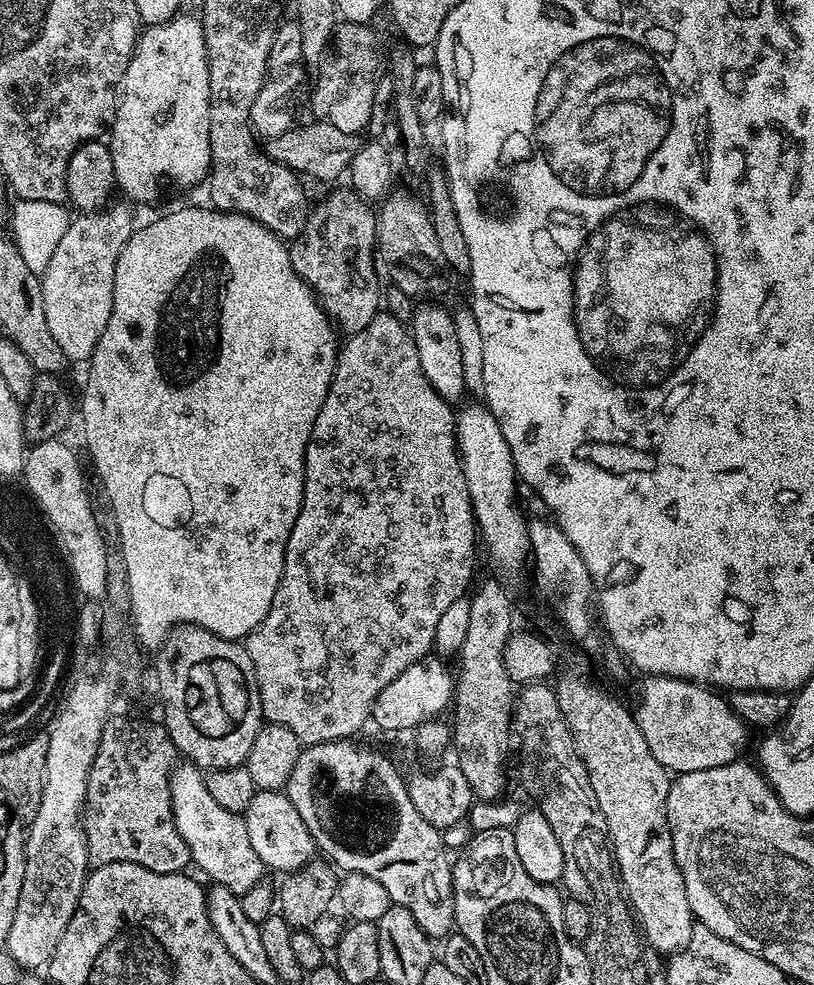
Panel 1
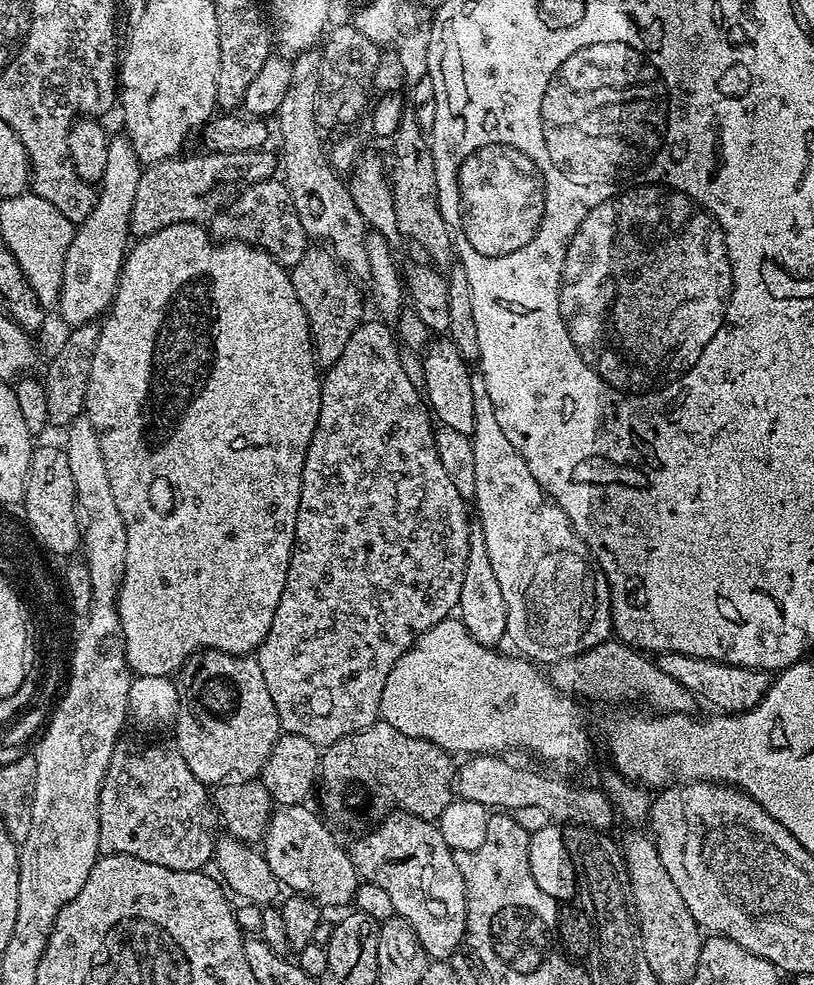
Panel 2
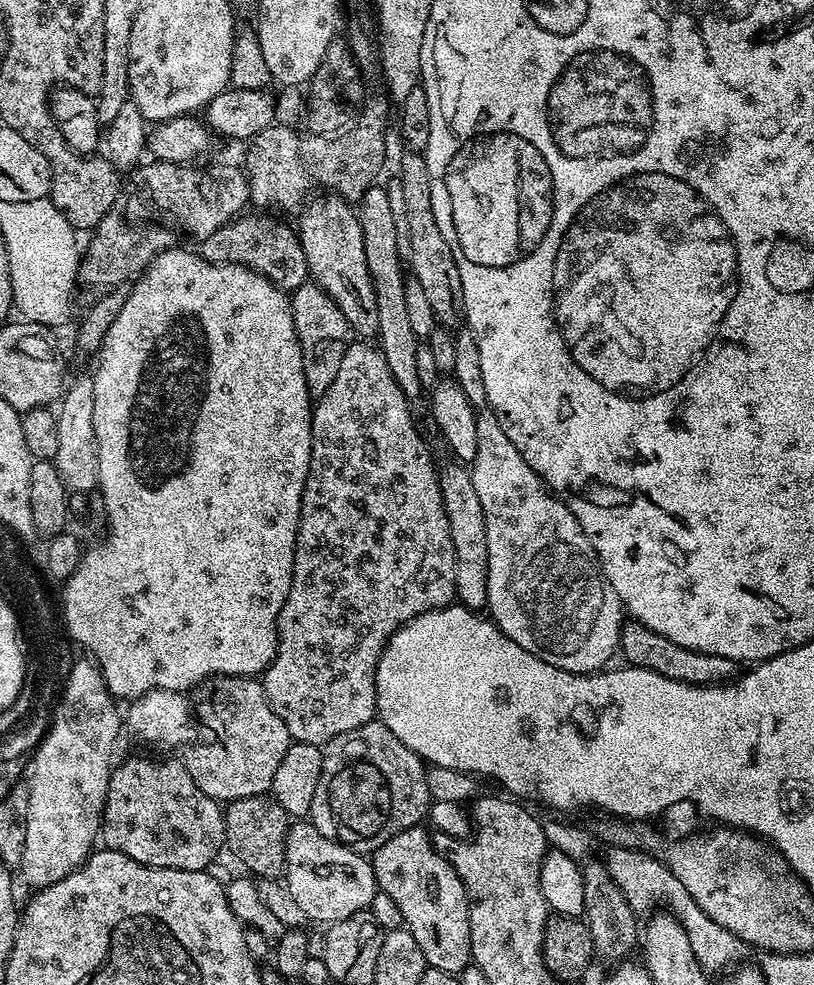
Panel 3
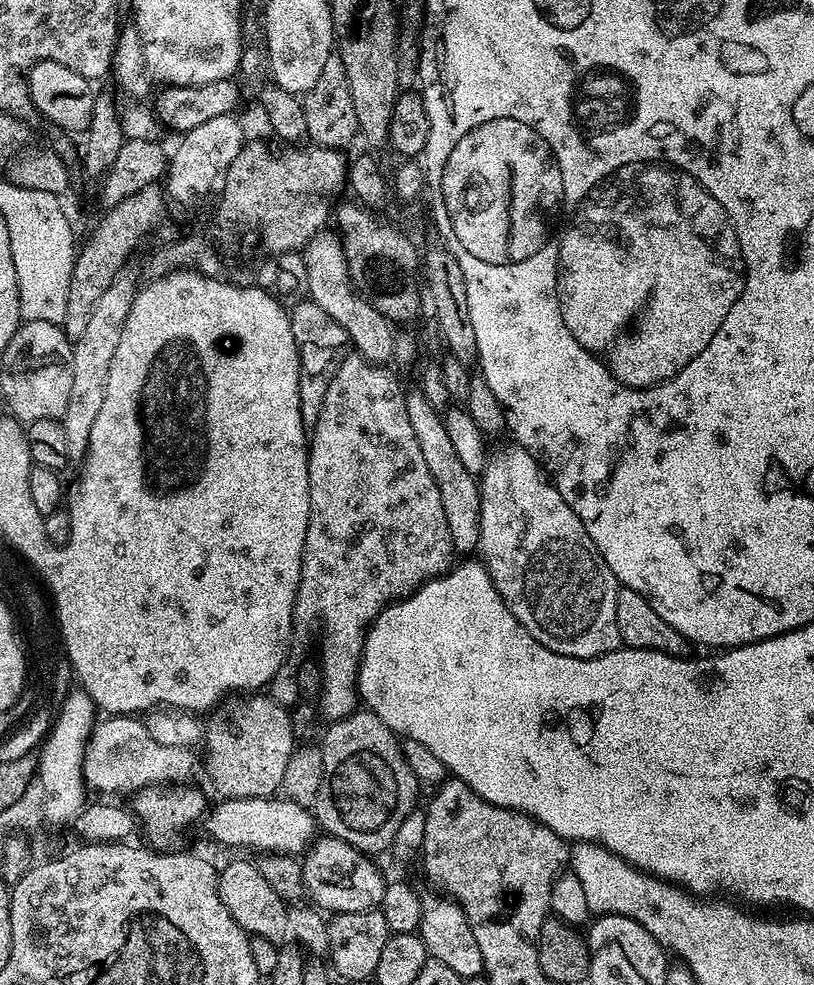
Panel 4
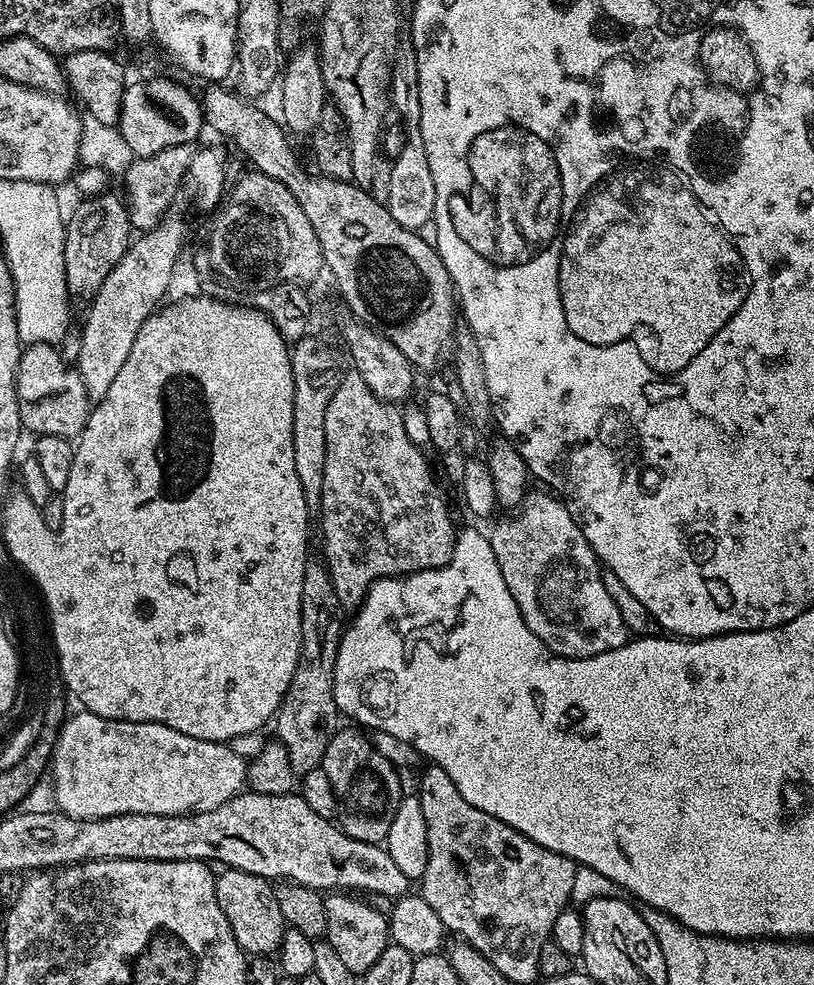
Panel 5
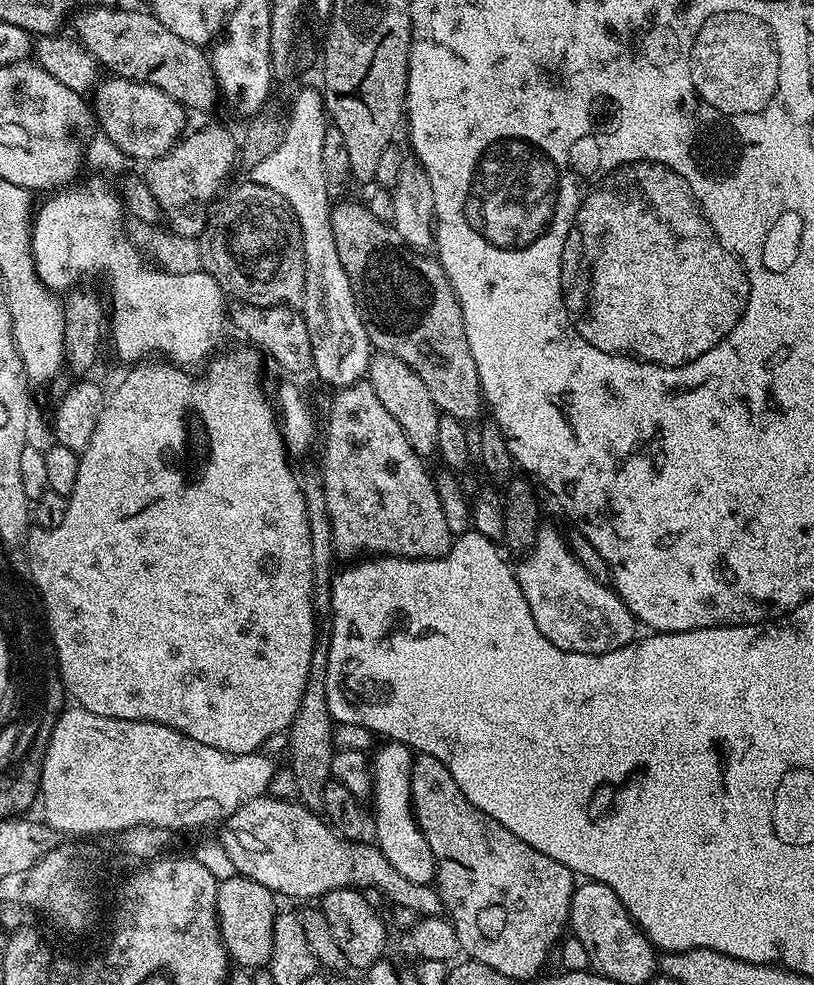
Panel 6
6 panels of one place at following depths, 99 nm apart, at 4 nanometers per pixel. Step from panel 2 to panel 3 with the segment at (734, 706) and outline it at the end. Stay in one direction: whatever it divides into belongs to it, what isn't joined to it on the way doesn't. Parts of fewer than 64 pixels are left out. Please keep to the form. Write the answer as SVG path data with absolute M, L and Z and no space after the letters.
M633 620L623 623L619 649L631 667L652 669L662 674L663 677L674 678L675 681L682 681L686 684L719 683L721 680L728 680L737 675L737 661L722 658L720 655L702 654L701 651L679 646L676 642L664 638L656 631Z

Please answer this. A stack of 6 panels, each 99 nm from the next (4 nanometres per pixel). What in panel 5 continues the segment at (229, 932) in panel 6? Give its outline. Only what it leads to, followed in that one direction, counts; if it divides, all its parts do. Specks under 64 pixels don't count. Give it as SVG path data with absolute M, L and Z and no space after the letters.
M225 867L222 875L216 877L216 893L218 906L222 906L222 914L226 914L226 922L230 922L230 930L234 930L241 950L249 957L271 957L279 949L286 931L273 881L246 870Z

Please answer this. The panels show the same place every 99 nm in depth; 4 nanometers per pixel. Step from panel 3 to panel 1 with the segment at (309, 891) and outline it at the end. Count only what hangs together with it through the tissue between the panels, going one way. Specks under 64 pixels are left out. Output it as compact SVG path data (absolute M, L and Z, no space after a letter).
M258 790L243 813L243 818L250 843L267 869L287 874L300 869L315 857L317 847L313 836L307 830L294 804L290 802L287 793Z

